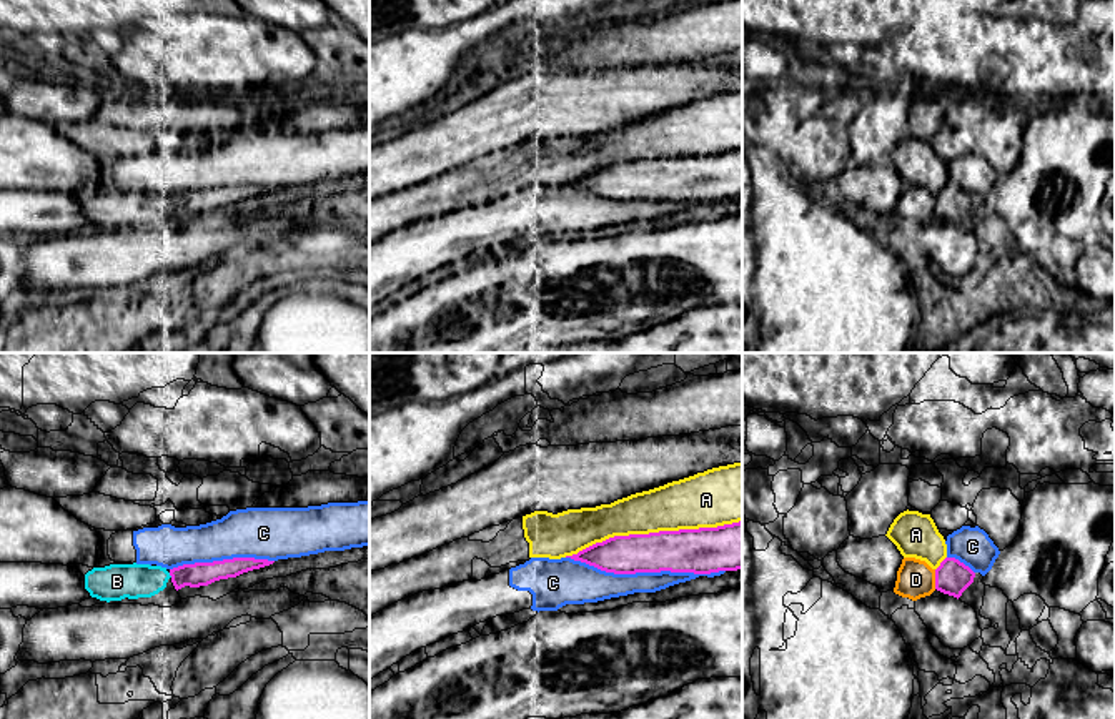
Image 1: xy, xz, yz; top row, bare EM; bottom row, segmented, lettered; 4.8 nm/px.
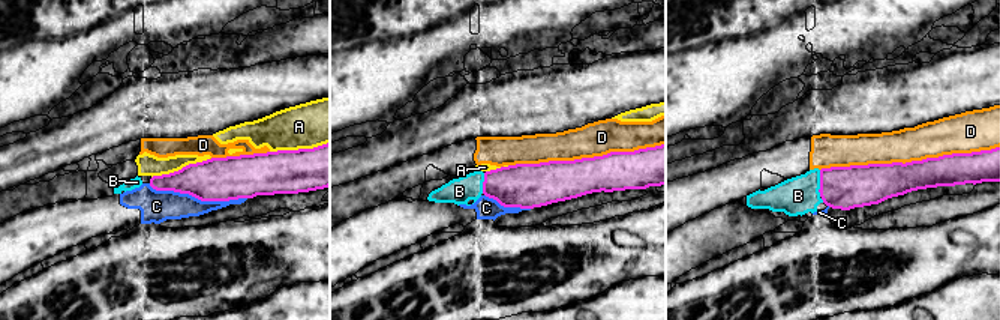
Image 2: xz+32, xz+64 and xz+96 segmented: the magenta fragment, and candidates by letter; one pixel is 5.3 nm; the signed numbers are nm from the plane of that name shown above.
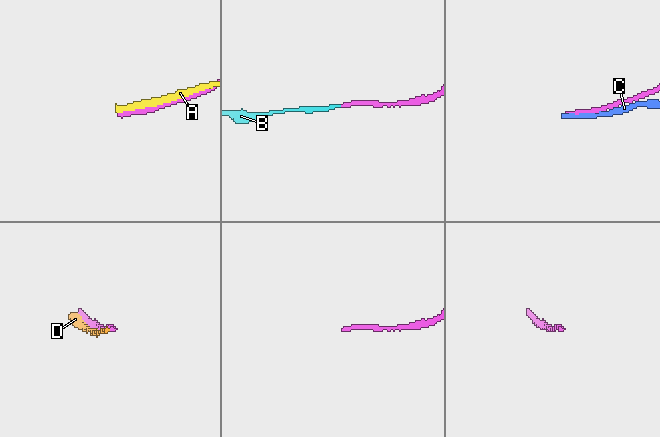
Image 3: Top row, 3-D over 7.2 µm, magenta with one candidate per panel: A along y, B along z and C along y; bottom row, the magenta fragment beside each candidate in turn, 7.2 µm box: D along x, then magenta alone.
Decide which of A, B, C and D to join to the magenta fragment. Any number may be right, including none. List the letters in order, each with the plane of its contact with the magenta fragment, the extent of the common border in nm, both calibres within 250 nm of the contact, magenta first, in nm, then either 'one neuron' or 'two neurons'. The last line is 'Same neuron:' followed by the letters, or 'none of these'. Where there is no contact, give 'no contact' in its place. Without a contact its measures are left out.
A: xz | 850 nm | 220/260 nm | two neurons
B: xy | 30 nm | 120/170 nm | one neuron
C: xz | 750 nm | 200/150 nm | two neurons
D: yz | 100 nm | 170/180 nm | two neurons
Same neuron: B

